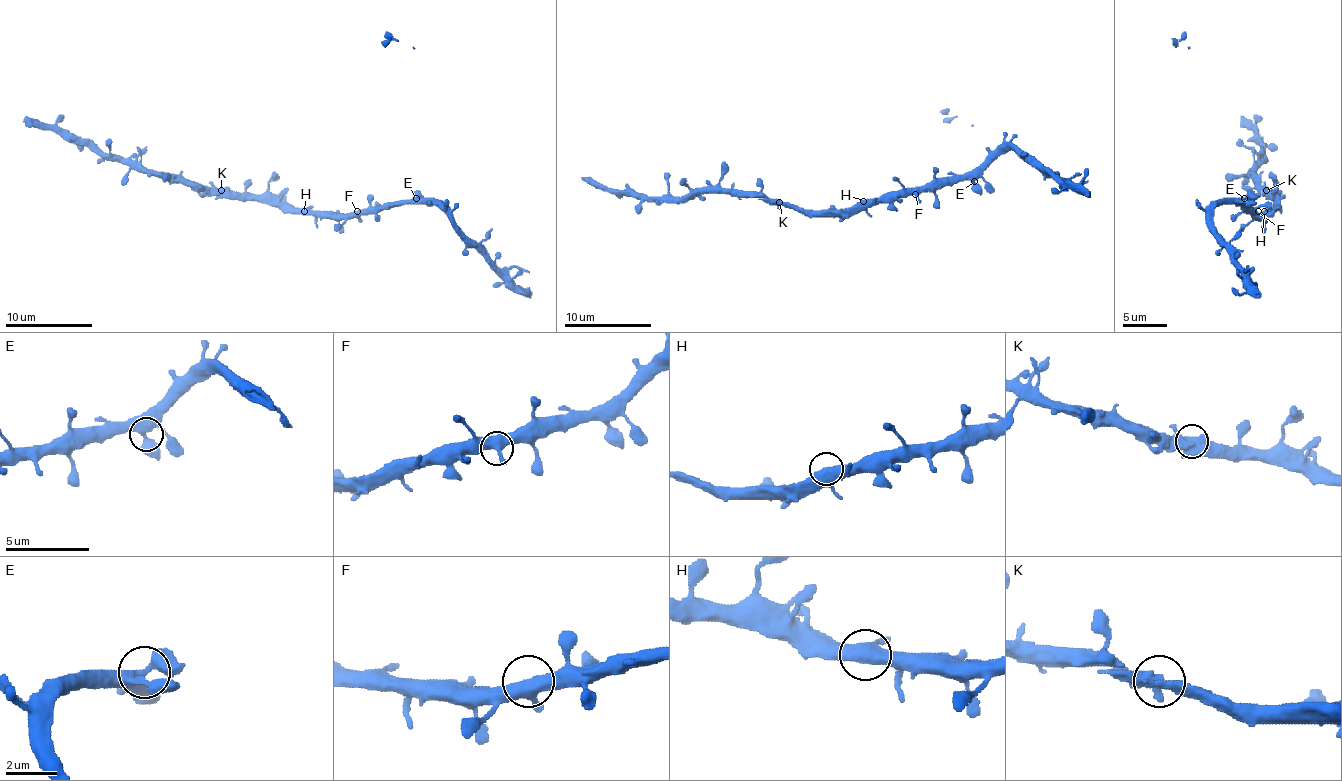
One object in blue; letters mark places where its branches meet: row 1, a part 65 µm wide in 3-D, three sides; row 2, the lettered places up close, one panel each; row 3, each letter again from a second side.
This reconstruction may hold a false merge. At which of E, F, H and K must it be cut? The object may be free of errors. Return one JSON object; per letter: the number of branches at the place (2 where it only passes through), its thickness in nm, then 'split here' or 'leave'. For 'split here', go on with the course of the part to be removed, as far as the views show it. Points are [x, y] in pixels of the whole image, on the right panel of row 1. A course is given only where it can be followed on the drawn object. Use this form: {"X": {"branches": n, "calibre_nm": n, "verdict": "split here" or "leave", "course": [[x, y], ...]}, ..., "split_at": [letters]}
{"E": {"branches": 3, "calibre_nm": 440, "verdict": "leave"}, "F": {"branches": 3, "calibre_nm": 440, "verdict": "leave"}, "H": {"branches": 3, "calibre_nm": 440, "verdict": "leave"}, "K": {"branches": 3, "calibre_nm": 480, "verdict": "leave"}, "split_at": []}

